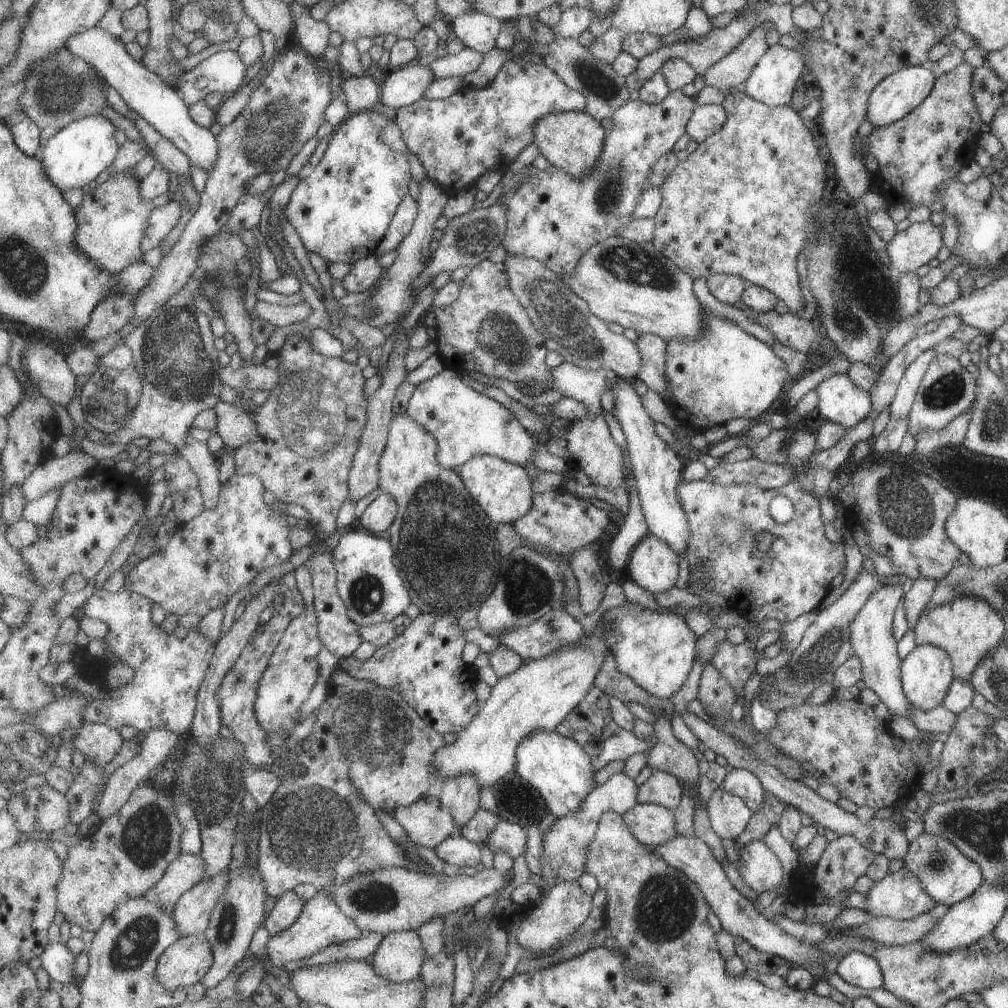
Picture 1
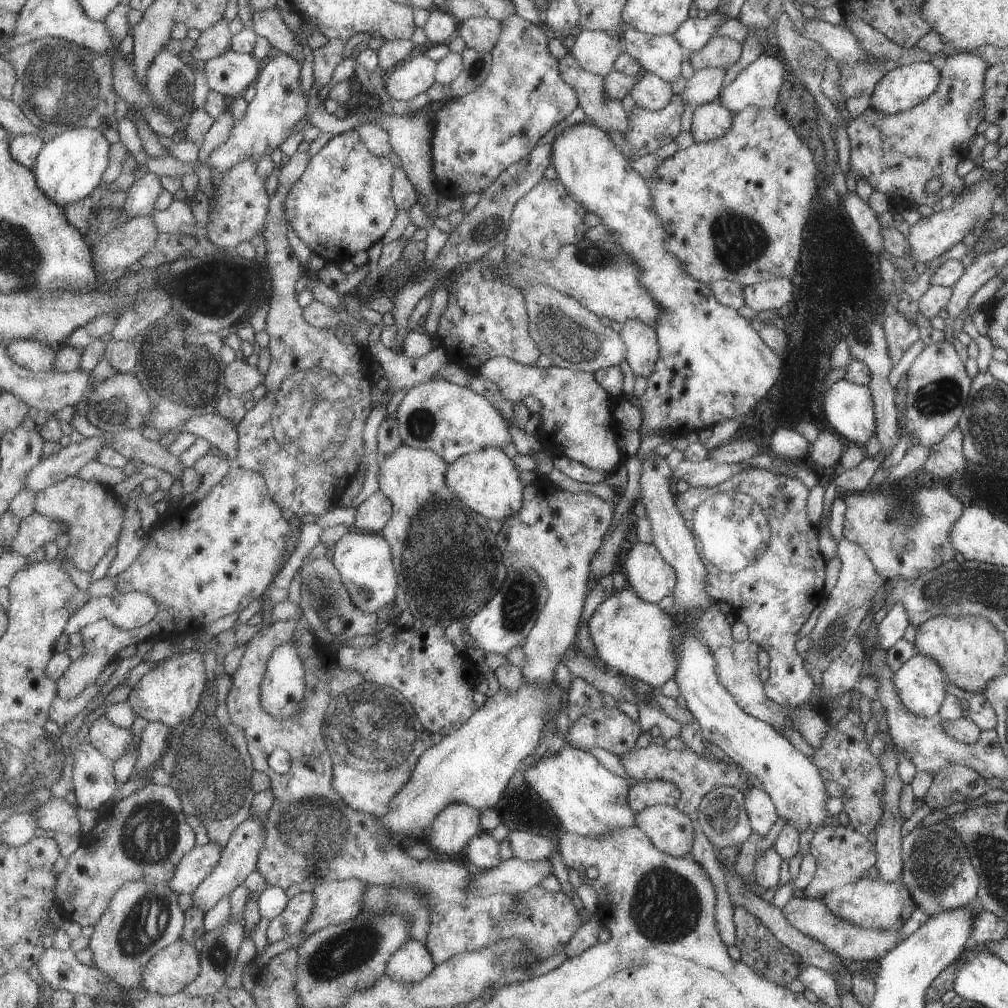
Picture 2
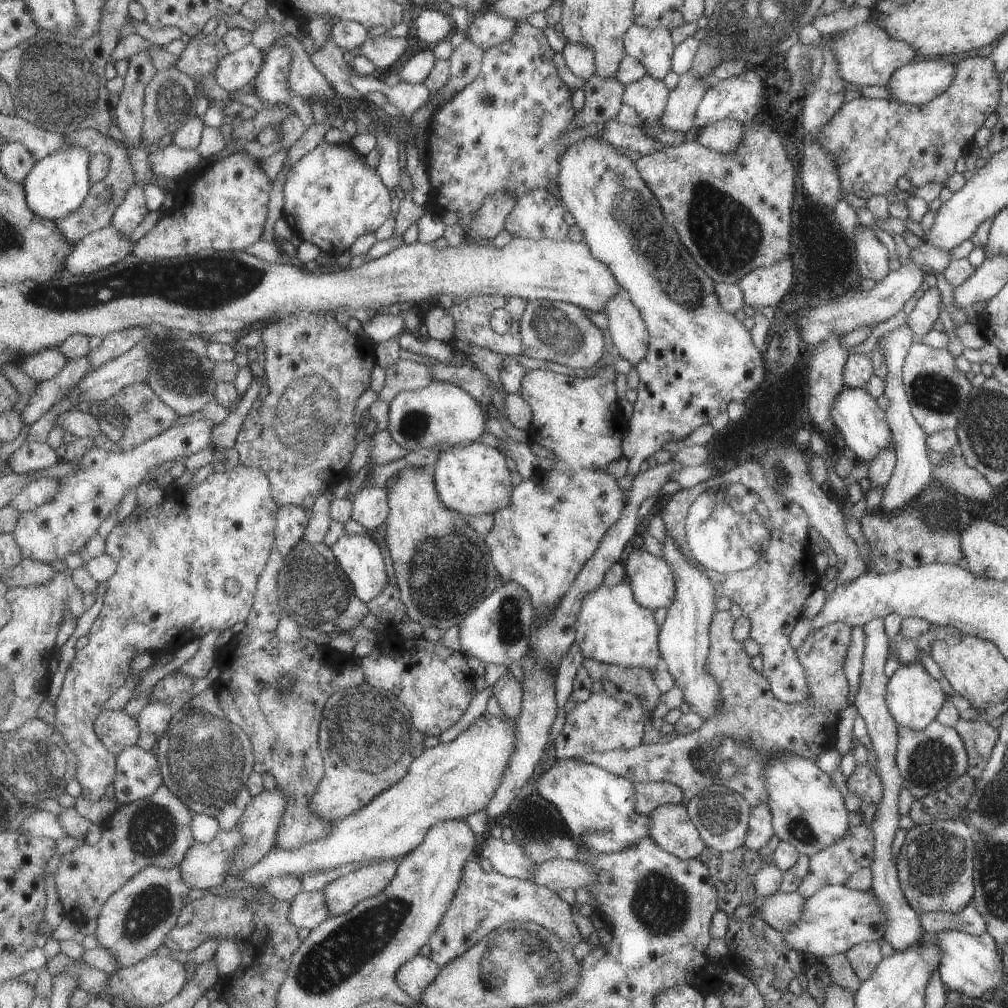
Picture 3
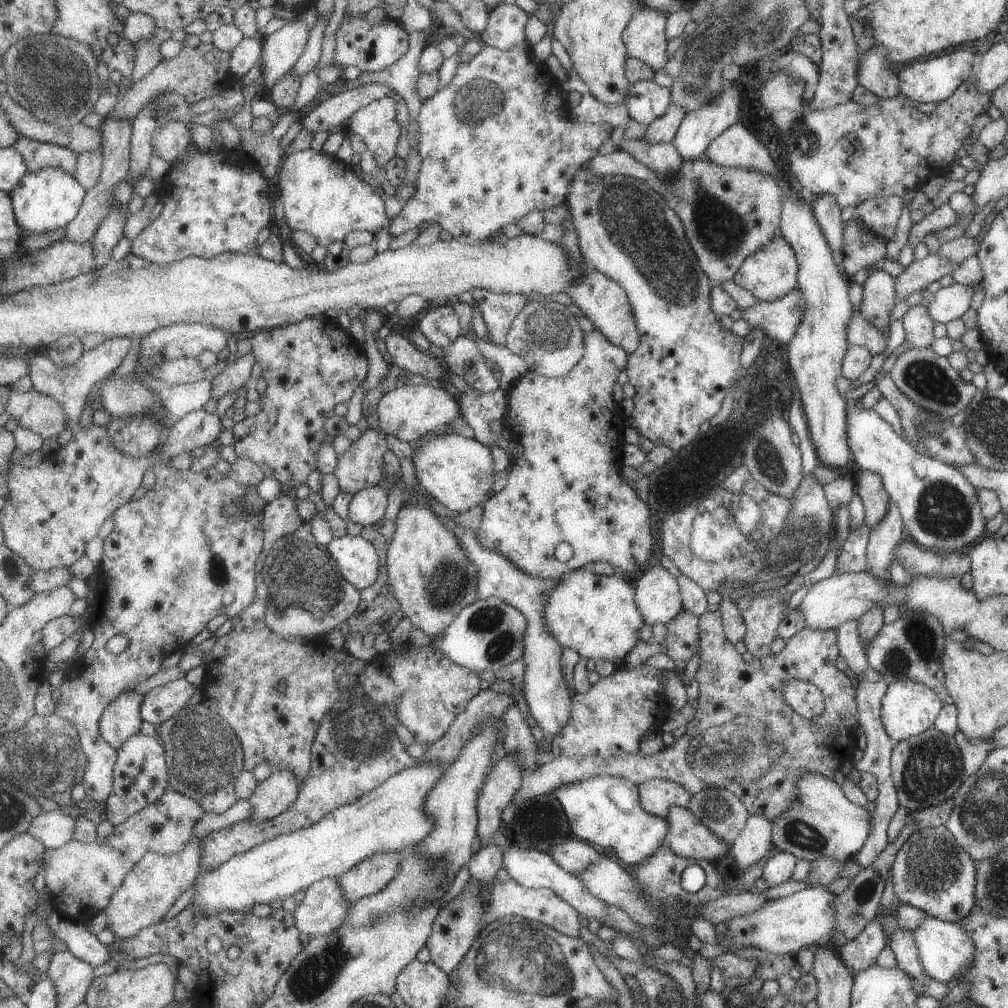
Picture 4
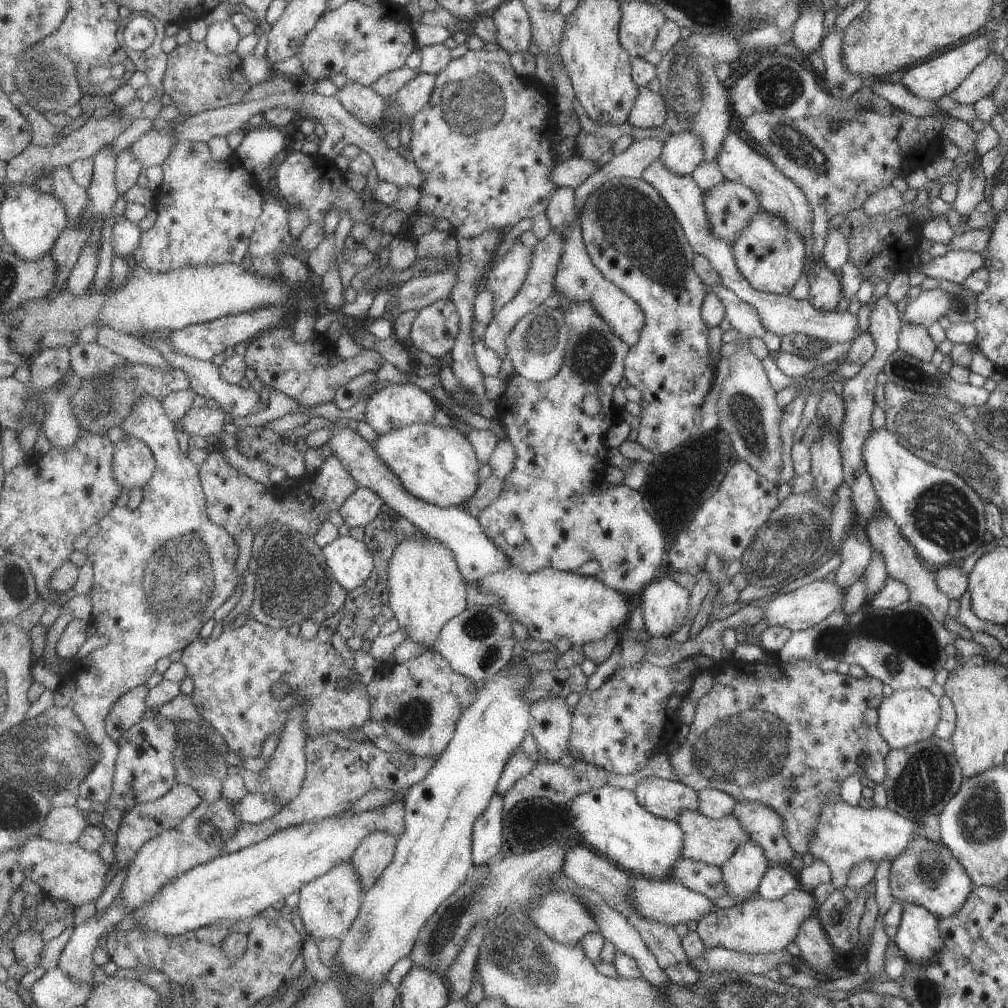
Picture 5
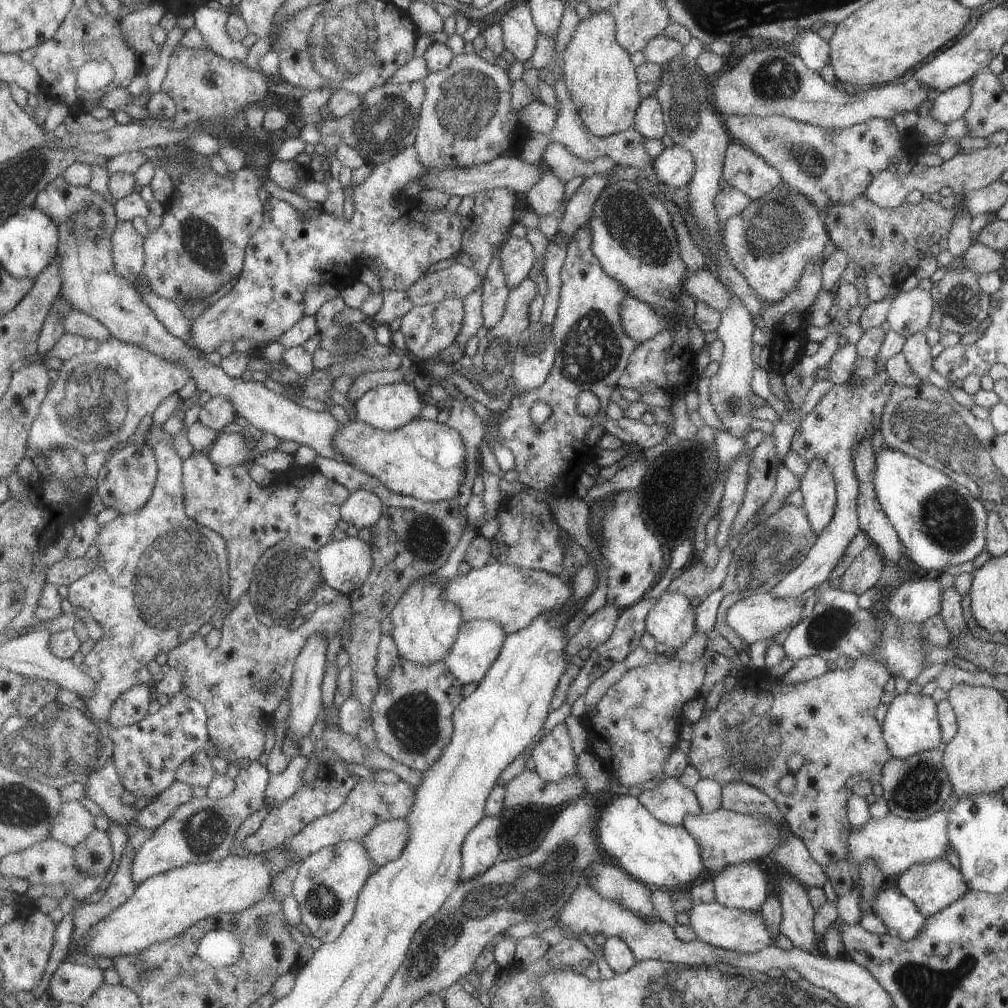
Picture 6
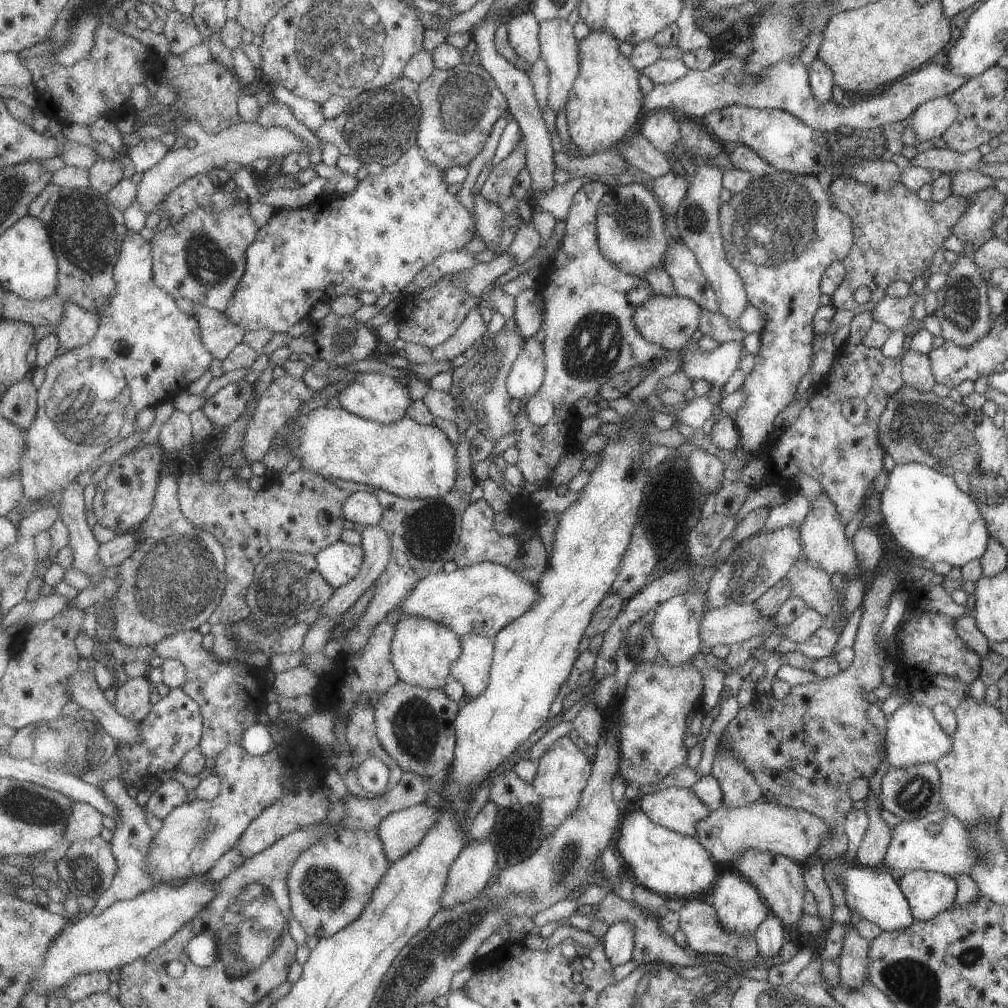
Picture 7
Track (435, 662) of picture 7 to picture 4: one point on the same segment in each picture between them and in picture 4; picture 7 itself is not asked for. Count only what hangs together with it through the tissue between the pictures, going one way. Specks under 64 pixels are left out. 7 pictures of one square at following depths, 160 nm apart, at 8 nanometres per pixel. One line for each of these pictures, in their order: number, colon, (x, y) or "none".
4: (433, 579)
5: (427, 589)
6: (426, 626)

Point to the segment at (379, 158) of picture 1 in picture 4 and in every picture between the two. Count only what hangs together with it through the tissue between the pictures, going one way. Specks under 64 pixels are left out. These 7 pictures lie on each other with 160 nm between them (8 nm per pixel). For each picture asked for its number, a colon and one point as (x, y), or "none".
2: (344, 203)
3: (331, 199)
4: (321, 195)

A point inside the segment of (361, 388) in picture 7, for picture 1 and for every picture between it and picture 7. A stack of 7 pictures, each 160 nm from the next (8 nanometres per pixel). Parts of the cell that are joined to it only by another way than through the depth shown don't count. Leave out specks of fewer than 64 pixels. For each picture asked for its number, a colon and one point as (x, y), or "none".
1: (466, 423)
2: (453, 421)
3: (442, 415)
4: (409, 412)
5: (393, 407)
6: (390, 407)

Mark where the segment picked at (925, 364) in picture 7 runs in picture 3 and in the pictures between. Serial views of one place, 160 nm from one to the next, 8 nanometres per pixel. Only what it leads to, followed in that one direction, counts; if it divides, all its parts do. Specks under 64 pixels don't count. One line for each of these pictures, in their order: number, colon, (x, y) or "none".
3: (923, 311)
4: (917, 325)
5: (913, 340)
6: (915, 349)

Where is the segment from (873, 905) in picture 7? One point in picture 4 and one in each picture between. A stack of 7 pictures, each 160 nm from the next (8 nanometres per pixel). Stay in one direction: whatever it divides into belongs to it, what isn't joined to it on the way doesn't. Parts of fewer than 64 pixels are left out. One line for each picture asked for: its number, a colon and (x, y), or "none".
4: (944, 951)
5: (918, 936)
6: (901, 918)

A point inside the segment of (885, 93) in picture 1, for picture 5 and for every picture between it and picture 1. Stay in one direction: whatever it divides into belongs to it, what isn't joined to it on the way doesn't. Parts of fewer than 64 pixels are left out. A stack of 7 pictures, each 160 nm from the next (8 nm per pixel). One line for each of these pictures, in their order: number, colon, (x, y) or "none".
2: (905, 86)
3: (916, 83)
4: (929, 80)
5: (931, 80)

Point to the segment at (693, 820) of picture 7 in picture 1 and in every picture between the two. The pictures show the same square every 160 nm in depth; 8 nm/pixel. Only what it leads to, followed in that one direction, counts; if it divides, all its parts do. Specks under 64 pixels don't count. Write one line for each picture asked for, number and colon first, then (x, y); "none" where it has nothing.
1: (660, 788)
2: (643, 794)
3: (649, 795)
4: (657, 796)
5: (665, 799)
6: (670, 802)

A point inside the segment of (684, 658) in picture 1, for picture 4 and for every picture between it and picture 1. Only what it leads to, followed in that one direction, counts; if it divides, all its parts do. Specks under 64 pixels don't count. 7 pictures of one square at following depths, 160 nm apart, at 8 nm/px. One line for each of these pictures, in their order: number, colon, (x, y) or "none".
2: (636, 639)
3: (610, 628)
4: (595, 616)

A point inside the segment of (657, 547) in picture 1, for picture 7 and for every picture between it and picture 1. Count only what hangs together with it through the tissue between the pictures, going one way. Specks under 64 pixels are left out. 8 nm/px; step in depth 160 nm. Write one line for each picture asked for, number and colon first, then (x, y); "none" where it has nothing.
2: (646, 573)
3: (654, 586)
4: (658, 599)
5: (664, 603)
6: (670, 622)
7: (675, 626)

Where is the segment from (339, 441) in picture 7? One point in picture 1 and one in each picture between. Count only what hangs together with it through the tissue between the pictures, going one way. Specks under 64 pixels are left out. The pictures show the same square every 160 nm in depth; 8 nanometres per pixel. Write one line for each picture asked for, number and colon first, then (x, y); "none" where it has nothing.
1: (504, 489)
2: (487, 481)
3: (472, 480)
4: (458, 472)
5: (438, 464)
6: (425, 460)

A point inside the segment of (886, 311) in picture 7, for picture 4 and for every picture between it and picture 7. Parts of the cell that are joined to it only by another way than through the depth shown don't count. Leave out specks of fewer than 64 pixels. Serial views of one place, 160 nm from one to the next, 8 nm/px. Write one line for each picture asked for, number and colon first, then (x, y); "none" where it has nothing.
4: (947, 304)
5: (929, 305)
6: (909, 312)

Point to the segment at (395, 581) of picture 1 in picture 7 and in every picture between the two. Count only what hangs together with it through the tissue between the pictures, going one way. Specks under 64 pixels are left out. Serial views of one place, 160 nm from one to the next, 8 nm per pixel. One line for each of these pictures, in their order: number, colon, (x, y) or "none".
2: (365, 560)
3: (363, 561)
4: (359, 561)
5: (350, 560)
6: (346, 564)
7: (341, 562)

